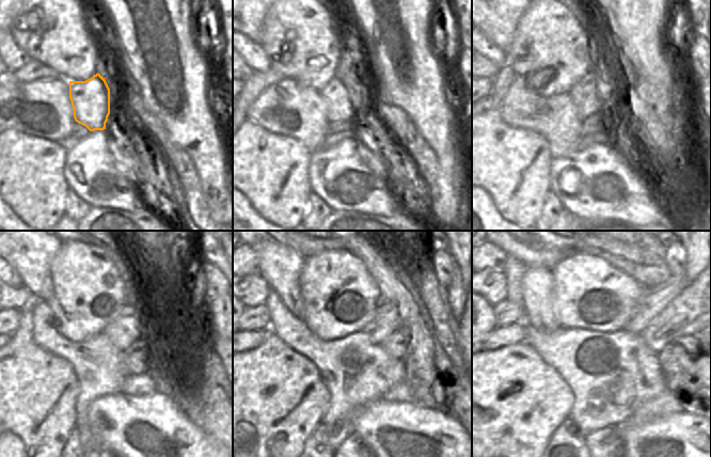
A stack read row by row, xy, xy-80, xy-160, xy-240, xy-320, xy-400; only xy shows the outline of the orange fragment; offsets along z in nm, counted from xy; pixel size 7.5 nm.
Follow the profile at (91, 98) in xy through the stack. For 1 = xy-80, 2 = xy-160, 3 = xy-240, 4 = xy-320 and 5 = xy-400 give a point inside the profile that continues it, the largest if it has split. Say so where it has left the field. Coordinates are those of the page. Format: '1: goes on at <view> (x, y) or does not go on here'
1: goes on at xy-80 (340, 109)
2: goes on at xy-160 (583, 94)
3: goes on at xy-240 (128, 327)
4: goes on at xy-320 (397, 304)
5: goes on at xy-400 (656, 299)

